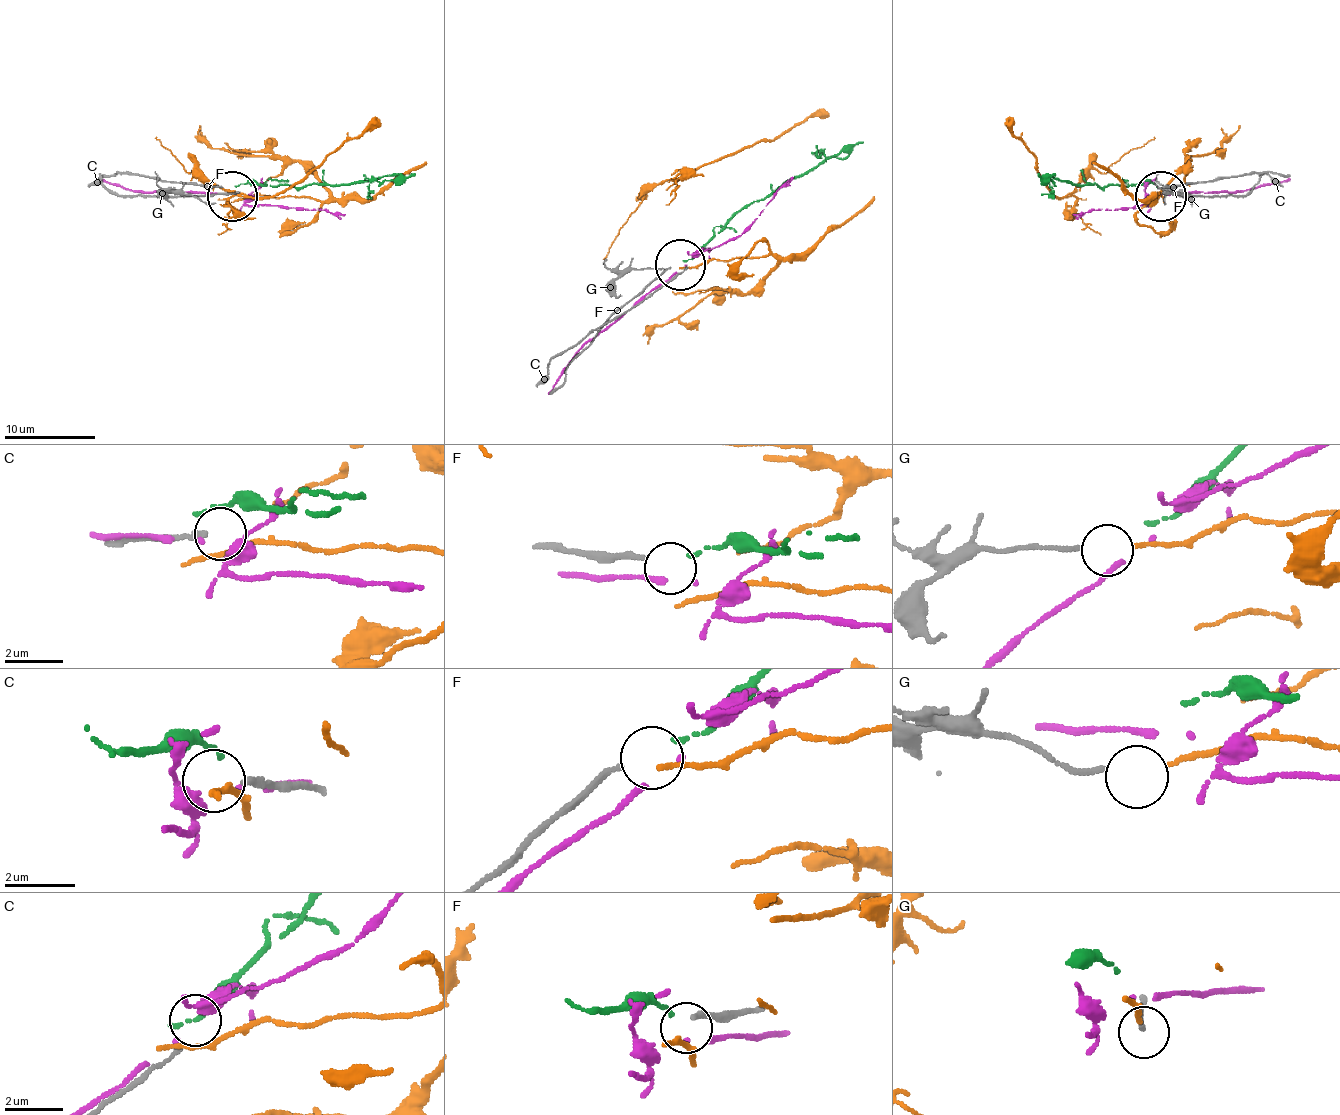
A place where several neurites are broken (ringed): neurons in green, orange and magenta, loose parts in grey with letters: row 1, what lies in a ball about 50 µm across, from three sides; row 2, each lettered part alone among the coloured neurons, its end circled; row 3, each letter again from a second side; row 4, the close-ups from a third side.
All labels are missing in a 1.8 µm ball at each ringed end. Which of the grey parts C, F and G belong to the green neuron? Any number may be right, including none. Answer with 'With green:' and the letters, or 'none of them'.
With green: F

